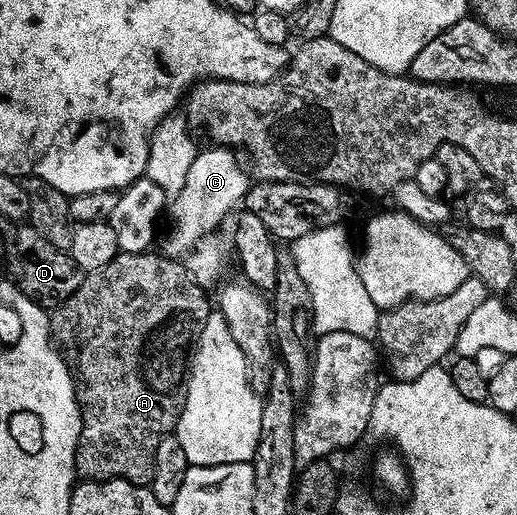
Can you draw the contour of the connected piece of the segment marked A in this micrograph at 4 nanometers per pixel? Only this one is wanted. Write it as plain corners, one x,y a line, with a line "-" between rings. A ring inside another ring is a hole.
118,253
113,260
108,261
107,265
101,269
95,269
93,272
86,274
82,278
79,289
75,289
75,293
71,293
71,297
67,297
67,301
60,303
58,307
52,308
51,318
49,321
49,330
53,337
53,342
58,351
61,352
61,359
67,365
67,369
71,373
73,378
73,388
77,394
77,404
81,410
81,432
79,433
79,441
77,442
77,448
75,449
75,465
77,466
76,474
85,481
100,481
103,479
125,479
129,483
140,483
142,485
148,484
153,475
153,462
156,457
156,449
159,447
159,443
163,441
165,437
176,428
179,417
181,416
181,410
185,404
185,385
187,382
187,376
189,373
189,364
191,362
191,352
196,344
198,337
203,333
203,325
207,325
207,317
211,310
211,299
207,296
206,288
199,286
194,279
191,278
188,266
184,262
176,261
174,258
166,257
164,254
158,253

